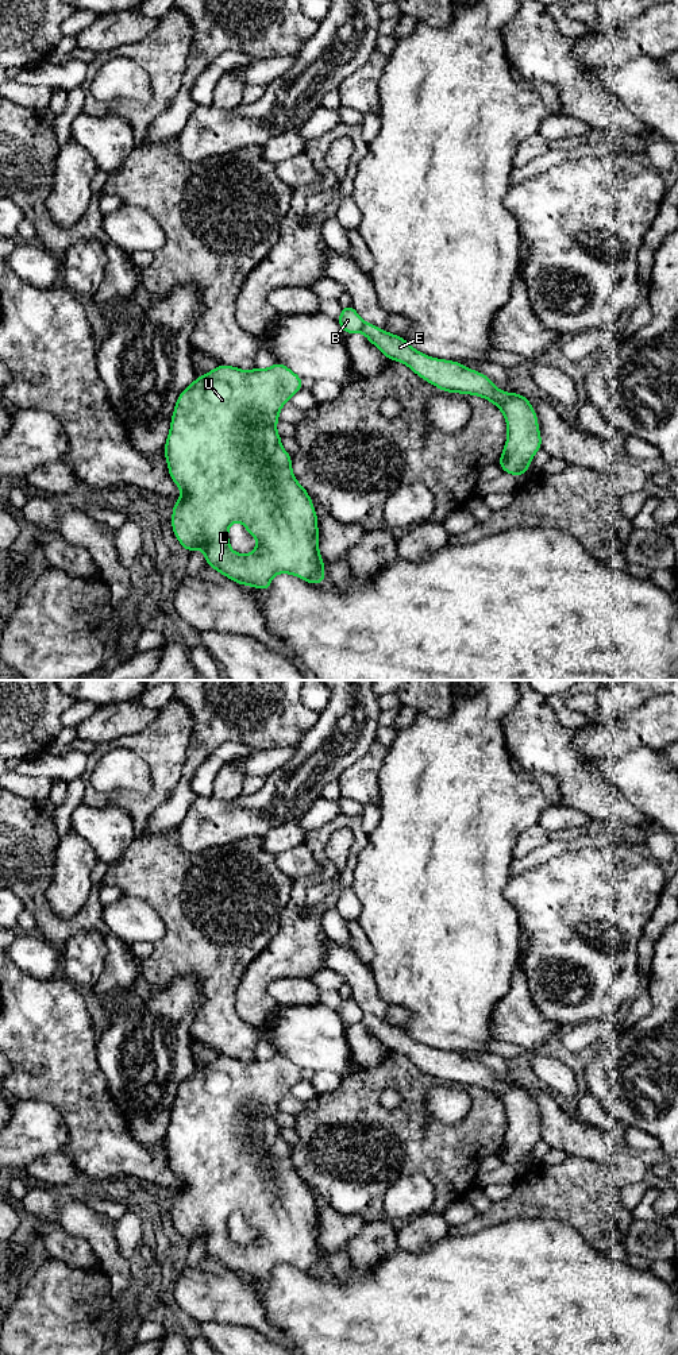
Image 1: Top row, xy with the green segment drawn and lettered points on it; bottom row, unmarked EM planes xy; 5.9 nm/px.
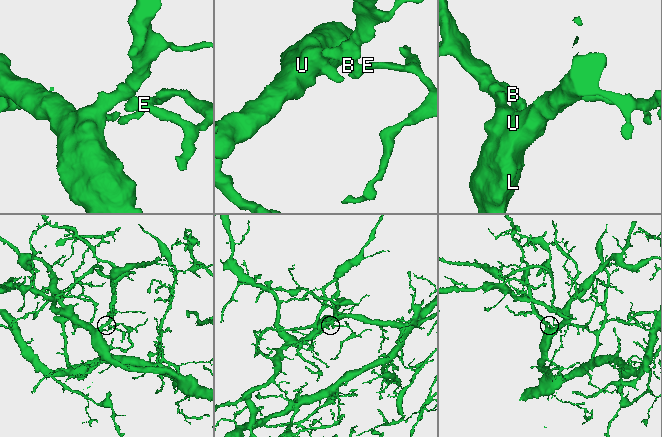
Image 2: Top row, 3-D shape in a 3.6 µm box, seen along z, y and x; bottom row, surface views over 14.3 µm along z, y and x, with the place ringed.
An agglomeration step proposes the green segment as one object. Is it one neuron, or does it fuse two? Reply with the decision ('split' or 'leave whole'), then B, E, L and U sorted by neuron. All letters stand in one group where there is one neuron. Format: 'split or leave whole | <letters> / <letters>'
split | B / E L U

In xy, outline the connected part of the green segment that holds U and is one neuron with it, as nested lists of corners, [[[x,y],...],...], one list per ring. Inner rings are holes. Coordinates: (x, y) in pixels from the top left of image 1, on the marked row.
[[[280,362],[266,370],[255,366],[250,371],[219,364],[203,377],[196,377],[178,395],[163,448],[169,475],[181,490],[172,514],[172,528],[178,543],[188,553],[201,548],[207,564],[232,582],[265,591],[270,590],[276,574],[292,574],[309,584],[327,580],[324,560],[319,553],[317,514],[308,491],[294,479],[292,456],[281,447],[282,436],[276,431],[281,408],[301,389],[301,377]],[[234,521],[240,521],[247,533],[258,540],[251,553],[239,555],[231,549],[228,528]]]

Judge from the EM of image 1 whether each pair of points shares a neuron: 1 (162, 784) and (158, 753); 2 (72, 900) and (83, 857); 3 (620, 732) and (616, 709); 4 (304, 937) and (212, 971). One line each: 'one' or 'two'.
1: one
2: one
3: two
4: two

